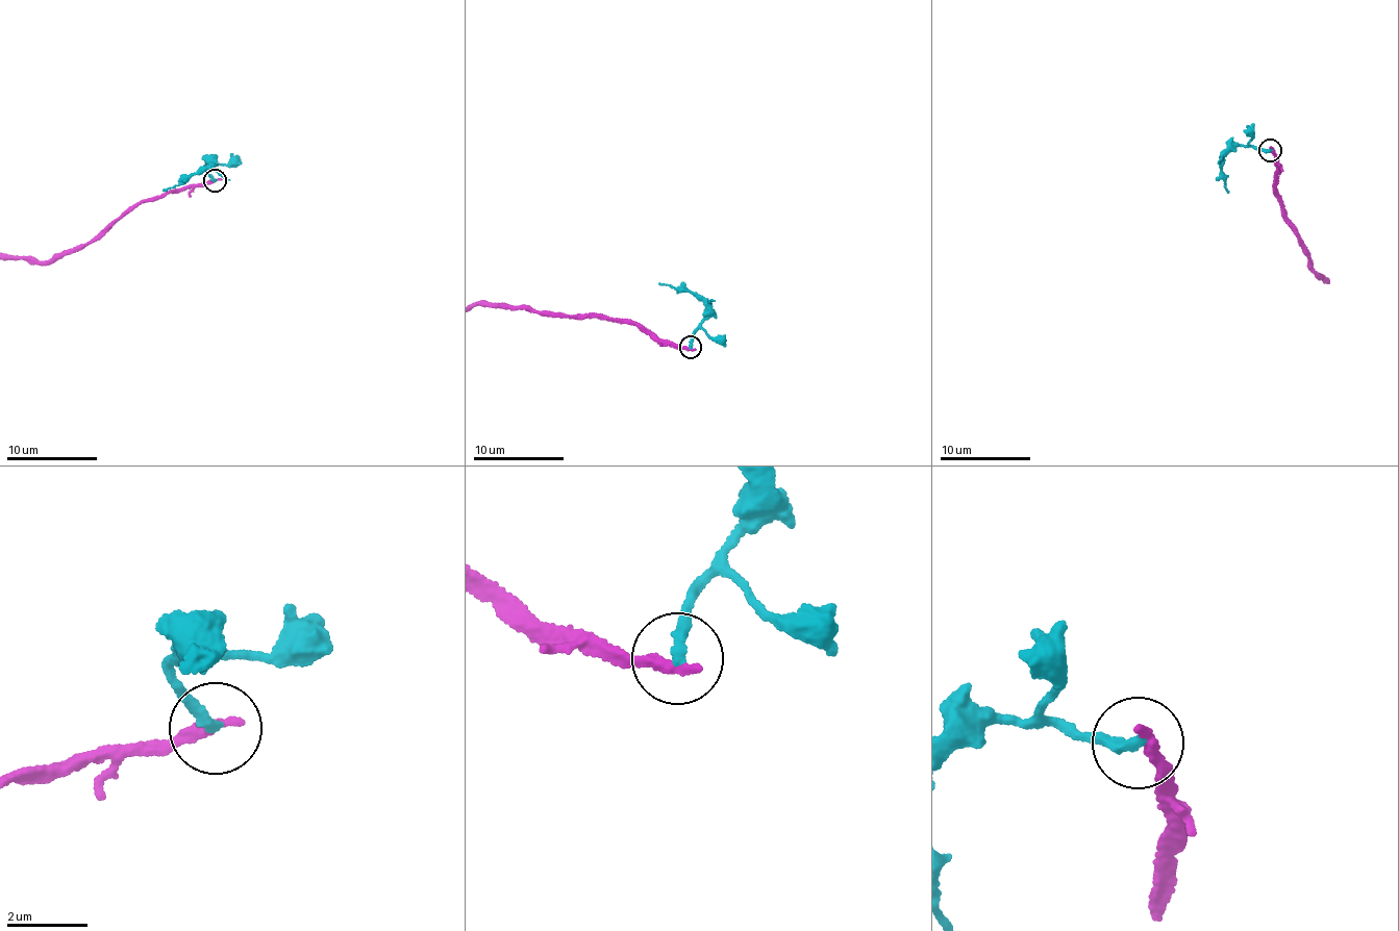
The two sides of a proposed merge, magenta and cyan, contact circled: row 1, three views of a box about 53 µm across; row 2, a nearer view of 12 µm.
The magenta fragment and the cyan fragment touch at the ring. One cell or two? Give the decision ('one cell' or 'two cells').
two cells

